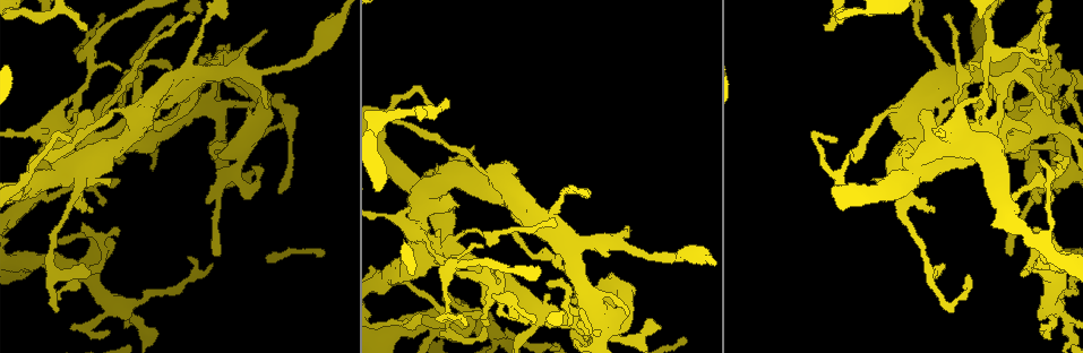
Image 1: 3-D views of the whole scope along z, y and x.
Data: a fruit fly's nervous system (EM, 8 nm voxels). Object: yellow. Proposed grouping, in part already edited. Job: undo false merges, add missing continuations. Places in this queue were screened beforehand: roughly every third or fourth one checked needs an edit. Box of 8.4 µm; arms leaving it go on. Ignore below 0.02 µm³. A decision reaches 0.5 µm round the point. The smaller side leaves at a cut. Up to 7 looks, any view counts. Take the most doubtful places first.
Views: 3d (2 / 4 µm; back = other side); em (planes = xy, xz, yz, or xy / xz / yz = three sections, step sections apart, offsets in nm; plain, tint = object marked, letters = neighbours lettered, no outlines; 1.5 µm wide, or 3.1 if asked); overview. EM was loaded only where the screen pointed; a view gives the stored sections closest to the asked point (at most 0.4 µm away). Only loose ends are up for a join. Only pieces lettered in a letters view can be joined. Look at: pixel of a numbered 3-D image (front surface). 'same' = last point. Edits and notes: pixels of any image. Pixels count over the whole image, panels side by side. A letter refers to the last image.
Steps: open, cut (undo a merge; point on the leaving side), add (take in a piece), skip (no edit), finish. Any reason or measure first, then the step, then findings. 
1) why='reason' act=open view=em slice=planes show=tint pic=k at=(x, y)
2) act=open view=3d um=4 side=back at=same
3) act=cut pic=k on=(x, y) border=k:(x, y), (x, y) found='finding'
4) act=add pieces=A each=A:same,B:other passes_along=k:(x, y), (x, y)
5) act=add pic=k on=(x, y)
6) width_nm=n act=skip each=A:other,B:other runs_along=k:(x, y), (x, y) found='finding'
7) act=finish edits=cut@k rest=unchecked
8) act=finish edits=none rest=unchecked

why='a narrow waist' act=open view=3d um=2 pic=1 at=(988, 21)

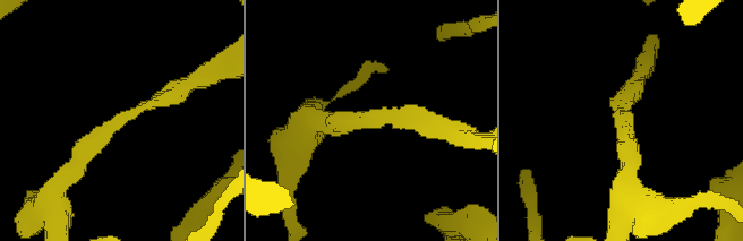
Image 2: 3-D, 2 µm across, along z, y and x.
act=open view=em slice=xz step=4 show=tint pic=2 at=(397, 114)

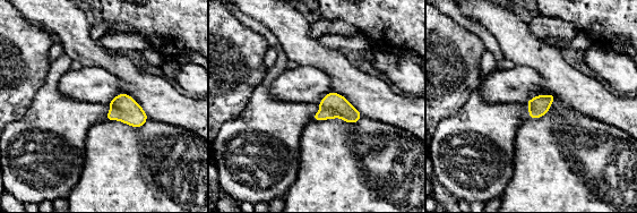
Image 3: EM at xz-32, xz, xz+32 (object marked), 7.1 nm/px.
act=open view=em slice=planes show=letters at=same

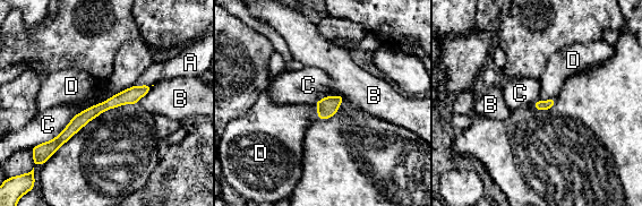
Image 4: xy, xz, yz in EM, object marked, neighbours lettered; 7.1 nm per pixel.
act=skip each=A:other,B:other,C:other,D:other found='continuous, no second neuron'

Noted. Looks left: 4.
why='closes a loop' act=open view=em slice=planes show=letters pic=1 at=(541, 214)

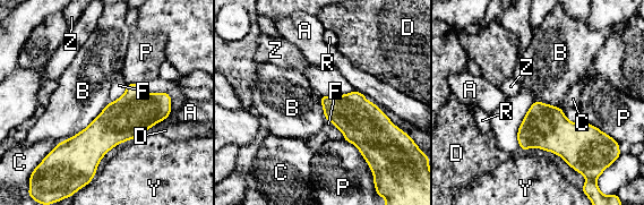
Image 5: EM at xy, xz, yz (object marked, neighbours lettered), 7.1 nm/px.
width_nm=300 act=skip each=A:other,B:other,C:other,D:other,F:other,P:other,R:other,Y:other,Z:other border=5:(109, 101), (86, 127), (59, 143) found='one neuron here'

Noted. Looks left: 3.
why='thick turns thin' act=open view=em slice=planes show=letters pic=1 at=(21, 182)

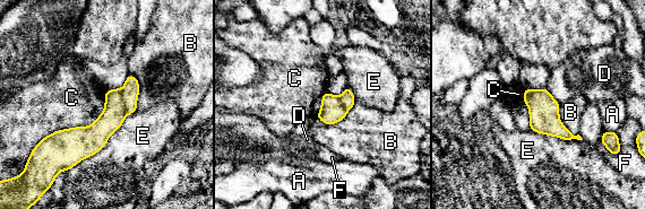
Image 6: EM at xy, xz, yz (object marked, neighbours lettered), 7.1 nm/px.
width_nm=190 act=cut pic=6 on=(113, 114) each=A:other,B:other,C:other,D:other,E:other,F:other border=6:(120, 89), (123, 110), (127, 114) found='two neurons meet here'

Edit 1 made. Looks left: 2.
act=finish edits=cut@6 rest=unchecked

